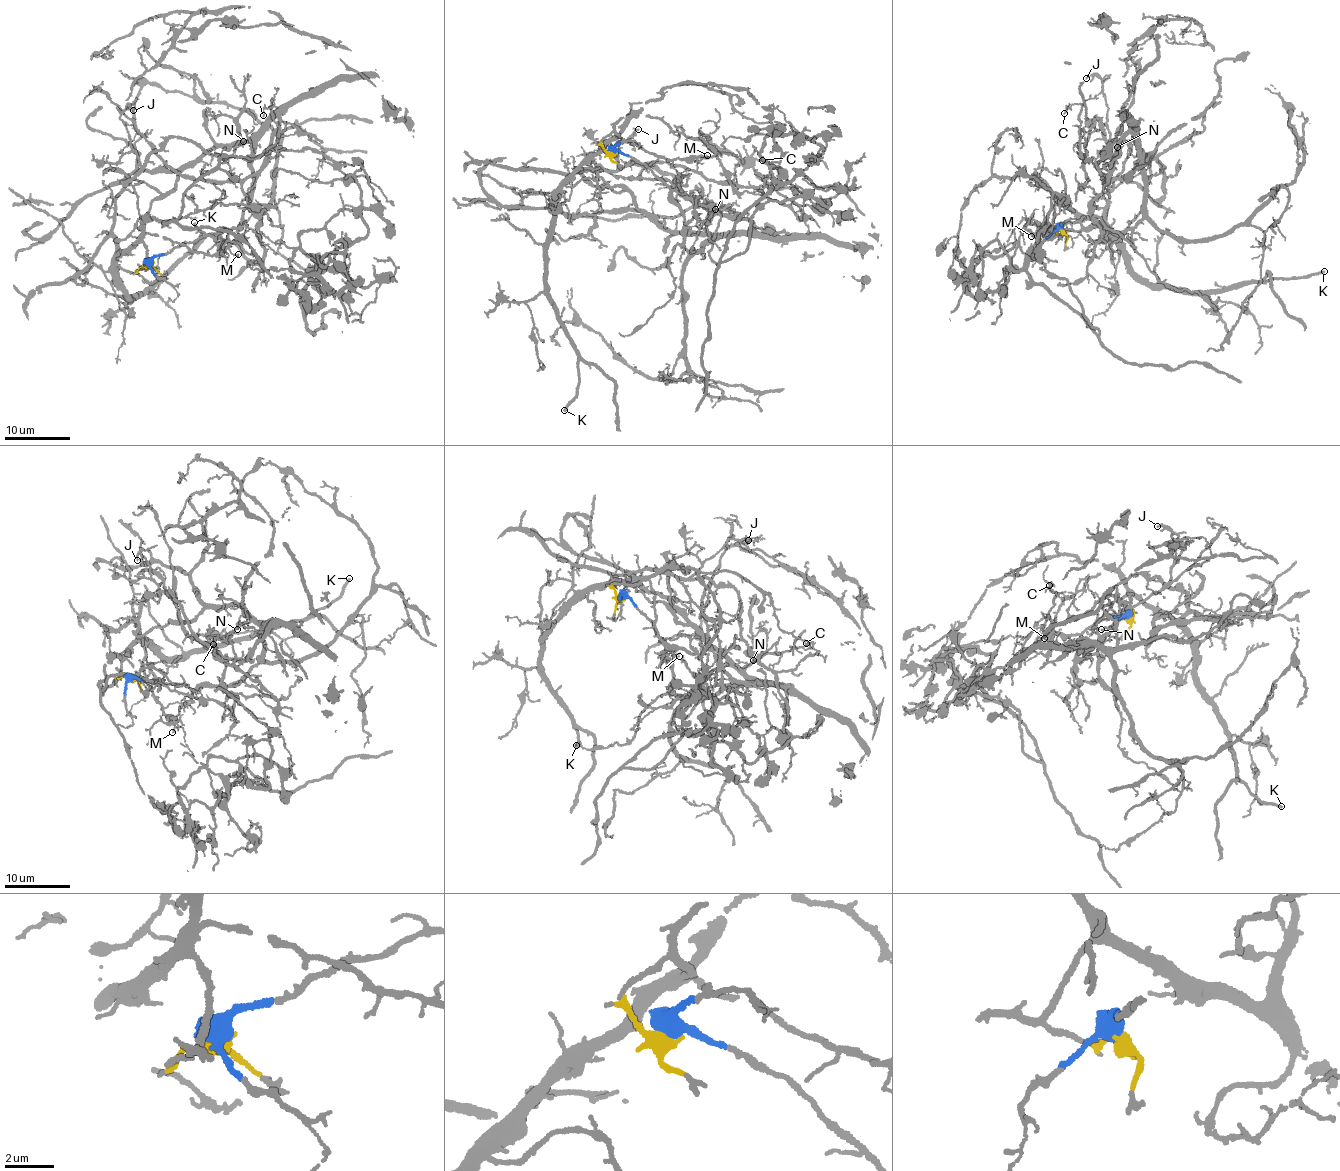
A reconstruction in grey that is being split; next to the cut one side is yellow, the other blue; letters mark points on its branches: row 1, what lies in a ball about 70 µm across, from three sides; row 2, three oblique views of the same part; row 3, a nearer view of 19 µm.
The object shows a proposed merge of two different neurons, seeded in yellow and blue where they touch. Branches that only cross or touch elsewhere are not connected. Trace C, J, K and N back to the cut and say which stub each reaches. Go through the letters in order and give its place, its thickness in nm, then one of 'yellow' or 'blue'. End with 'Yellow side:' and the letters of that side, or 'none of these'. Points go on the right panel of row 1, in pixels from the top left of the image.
C: (1064, 113) | 150 nm | yellow
J: (1086, 78) | 190 nm | yellow
K: (1324, 271) | 280 nm | yellow
N: (1117, 147) | 160 nm | blue
Yellow side: C, J, K

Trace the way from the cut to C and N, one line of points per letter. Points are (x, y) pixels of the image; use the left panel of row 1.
C: (150, 263), (137, 271), (136, 241), (120, 253), (123, 185), (172, 137), (264, 154), (274, 103), (264, 116)
N: (150, 263), (174, 248), (203, 236), (214, 238), (242, 223), (253, 181), (254, 145), (238, 131), (243, 141)

